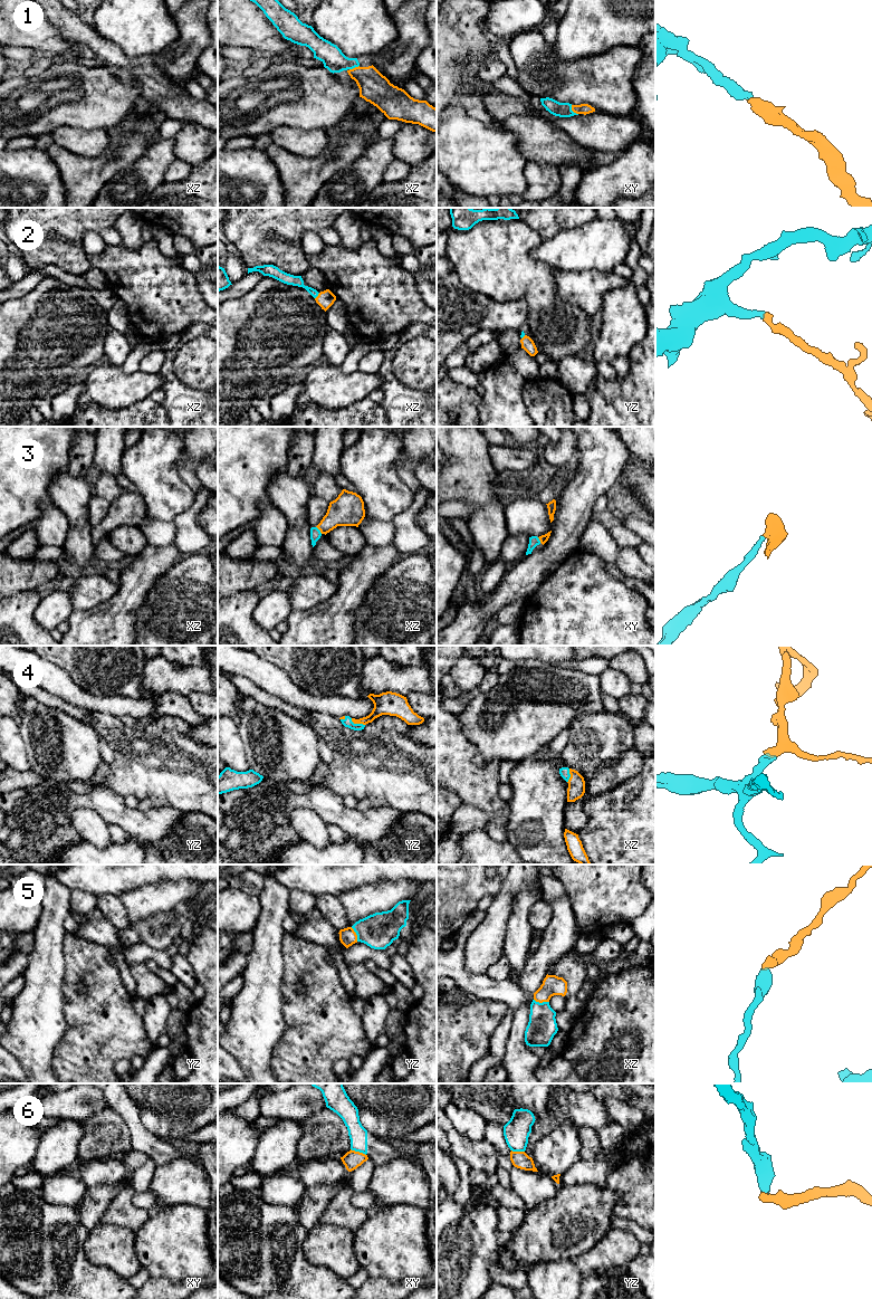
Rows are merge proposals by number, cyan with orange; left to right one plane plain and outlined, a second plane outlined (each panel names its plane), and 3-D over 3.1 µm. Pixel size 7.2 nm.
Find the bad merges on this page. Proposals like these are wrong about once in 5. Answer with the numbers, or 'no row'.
6

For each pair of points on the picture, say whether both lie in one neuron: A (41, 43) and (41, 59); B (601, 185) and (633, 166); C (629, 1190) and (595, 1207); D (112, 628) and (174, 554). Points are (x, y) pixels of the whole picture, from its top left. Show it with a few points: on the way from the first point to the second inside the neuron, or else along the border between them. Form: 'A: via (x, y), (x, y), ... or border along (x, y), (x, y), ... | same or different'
A: border along (40, 53), (53, 55), (57, 59) | different
B: via (610, 177), (613, 169), (624, 169) | same
C: border along (605, 1185), (619, 1195), (613, 1210), (615, 1216) | different
D: via (123, 608), (133, 590), (154, 569) | same

